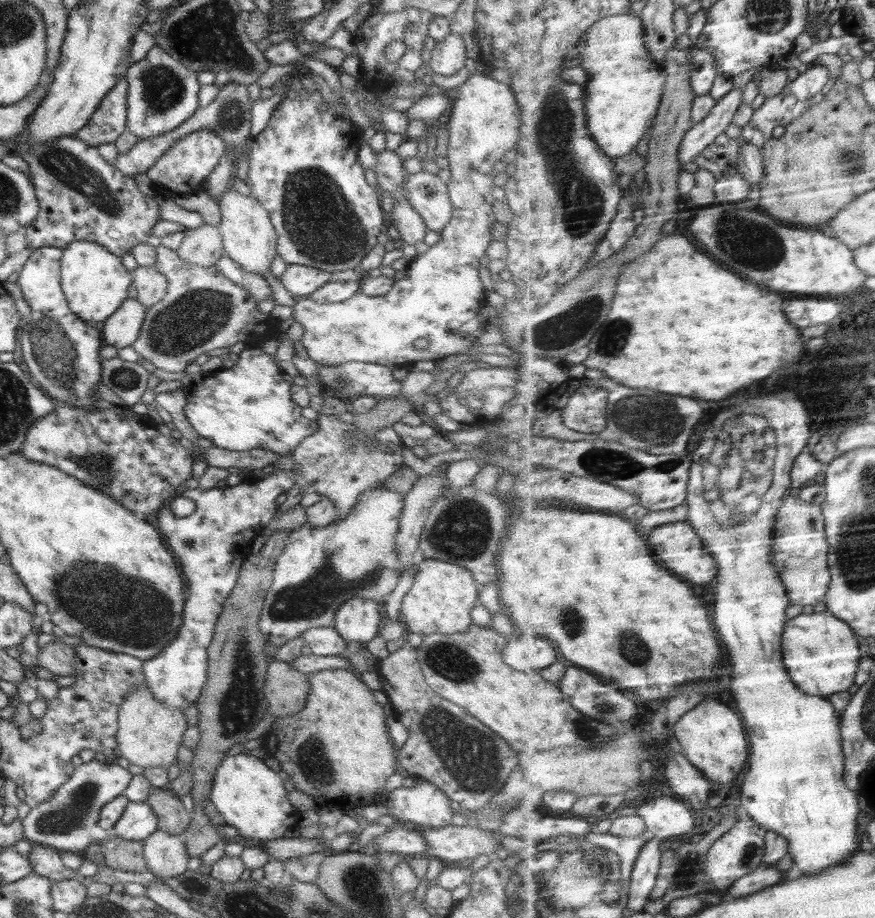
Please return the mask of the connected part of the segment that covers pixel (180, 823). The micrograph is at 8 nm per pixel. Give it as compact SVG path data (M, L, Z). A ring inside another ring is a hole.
M167 787L154 788L146 801L158 817L158 829L171 835L180 835L189 825L191 811L186 810L180 799Z

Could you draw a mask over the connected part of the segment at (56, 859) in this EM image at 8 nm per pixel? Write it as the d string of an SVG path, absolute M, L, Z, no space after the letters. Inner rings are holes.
M31 842L31 851L26 858L32 866L32 873L44 876L51 882L72 880L76 876L74 871L62 865L61 852L54 847Z

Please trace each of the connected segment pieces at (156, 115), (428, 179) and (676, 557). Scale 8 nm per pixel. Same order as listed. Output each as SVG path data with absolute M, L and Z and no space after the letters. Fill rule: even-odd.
M154 46L144 60L133 63L124 76L127 80L127 130L139 139L168 133L186 122L199 107L197 74Z
M427 171L409 174L403 187L404 197L423 218L428 230L440 232L449 223L453 204L447 184L437 174Z
M673 522L674 524L666 524L660 526L656 530L648 533L651 544L655 546L659 560L662 560L667 568L675 570L676 574L680 574L682 578L694 580L698 584L716 583L716 578L719 573L717 558L708 550L705 549L705 542L702 541L702 536L698 535L698 531L690 522Z

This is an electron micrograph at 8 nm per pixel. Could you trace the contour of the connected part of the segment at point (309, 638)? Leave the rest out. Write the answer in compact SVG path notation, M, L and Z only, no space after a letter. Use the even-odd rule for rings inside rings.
M332 627L311 628L301 635L310 652L317 655L339 655L347 652L347 641Z

